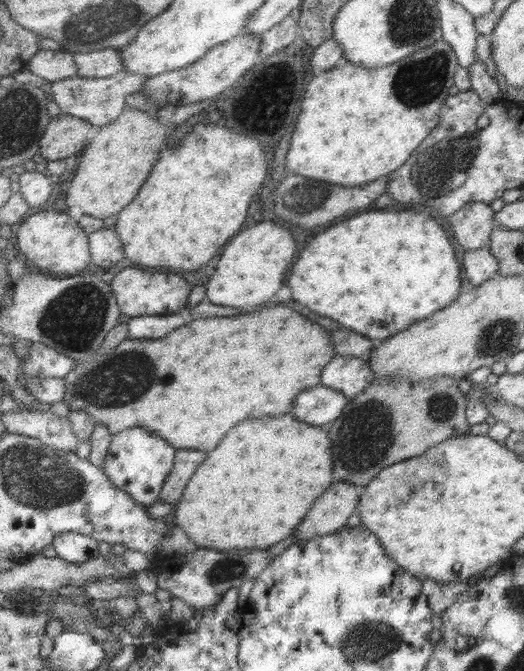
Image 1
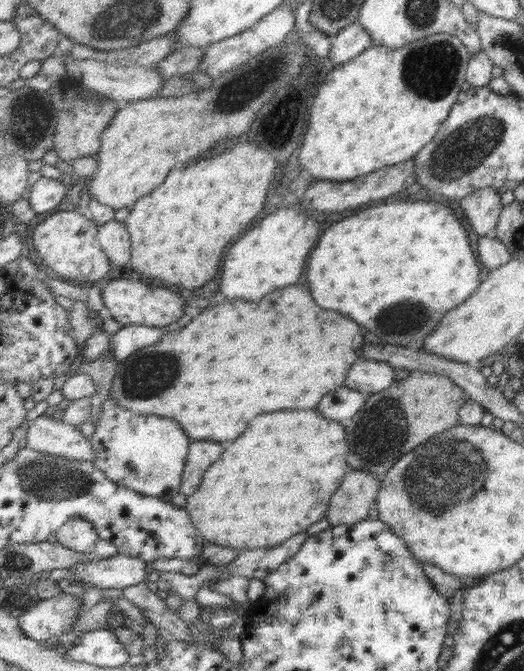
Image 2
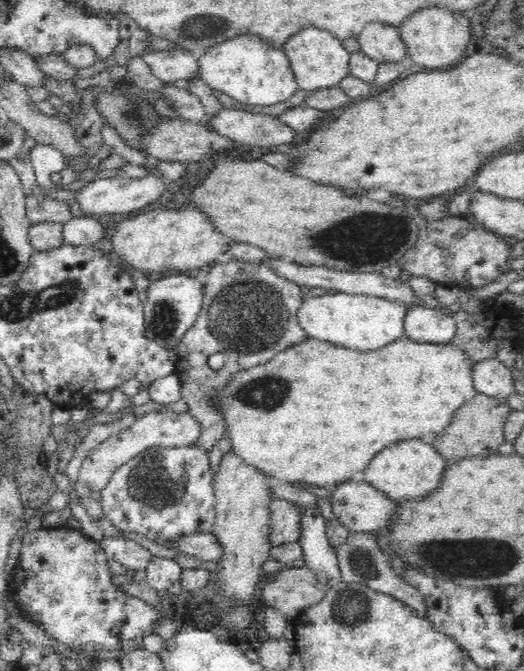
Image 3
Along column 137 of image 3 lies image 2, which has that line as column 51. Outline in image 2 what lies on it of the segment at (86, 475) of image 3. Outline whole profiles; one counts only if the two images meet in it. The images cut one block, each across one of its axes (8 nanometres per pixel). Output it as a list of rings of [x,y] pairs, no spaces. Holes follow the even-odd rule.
[[[47,415],[29,423],[26,440],[27,447],[40,454],[93,463],[97,459],[92,440],[83,436],[79,427]]]

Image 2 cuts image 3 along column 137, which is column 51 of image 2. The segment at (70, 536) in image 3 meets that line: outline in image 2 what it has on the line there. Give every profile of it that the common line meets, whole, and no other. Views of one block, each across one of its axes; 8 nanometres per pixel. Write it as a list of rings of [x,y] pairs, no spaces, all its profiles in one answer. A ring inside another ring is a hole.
[[[61,592],[51,599],[39,600],[37,605],[19,616],[19,623],[27,637],[43,642],[47,638],[73,632],[77,627],[77,622],[81,620],[83,612],[83,600],[79,596]]]

